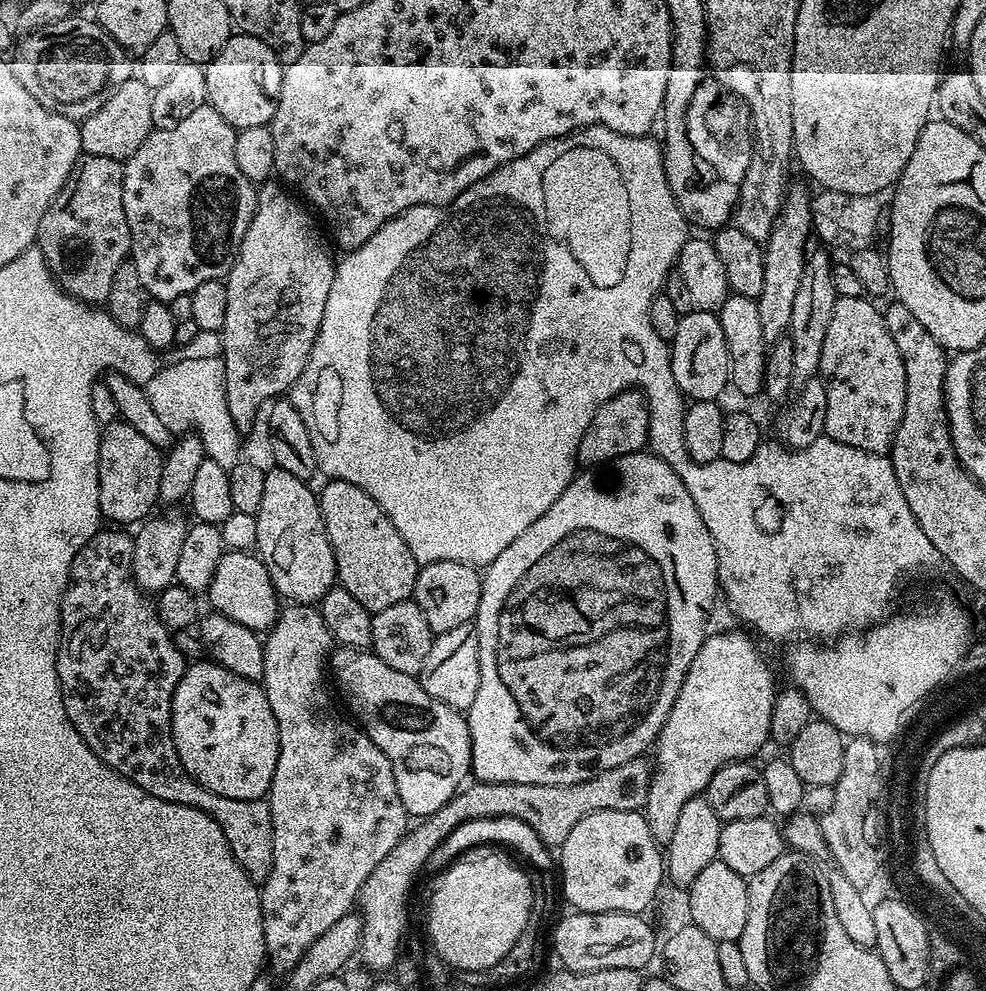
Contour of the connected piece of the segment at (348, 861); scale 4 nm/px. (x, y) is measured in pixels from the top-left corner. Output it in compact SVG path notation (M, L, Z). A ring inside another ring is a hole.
M293 603L284 607L279 609L276 623L268 629L263 637L264 678L262 687L270 702L270 710L274 710L274 722L278 722L280 753L278 754L278 766L274 770L274 778L271 786L268 787L266 797L270 806L270 818L274 830L274 866L270 866L270 878L266 878L264 883L259 885L260 909L264 919L262 930L264 931L266 960L270 968L272 964L273 970L271 969L271 971L273 973L281 972L281 974L292 972L294 966L298 966L298 962L306 954L309 946L318 942L318 938L322 938L322 934L326 934L326 930L330 930L330 926L334 926L334 922L338 922L338 918L347 916L353 911L360 894L360 887L366 882L366 878L370 878L374 866L378 866L378 862L382 862L382 858L386 858L386 854L390 854L390 850L394 850L394 846L404 837L405 832L410 827L408 811L402 806L402 798L398 798L398 786L390 758L386 758L386 754L382 754L382 750L378 750L378 746L374 746L374 742L365 734L363 728L353 723L343 711L340 713L336 709L336 704L332 701L331 694L328 693L328 684L324 681L324 672L326 676L326 665L329 663L334 641L330 630L326 630L326 622L322 622L319 607Z

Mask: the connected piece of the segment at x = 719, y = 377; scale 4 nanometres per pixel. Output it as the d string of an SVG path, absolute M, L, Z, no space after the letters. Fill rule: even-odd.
M685 312L678 322L678 334L670 342L674 382L689 401L716 400L730 384L728 351L720 317L714 312Z

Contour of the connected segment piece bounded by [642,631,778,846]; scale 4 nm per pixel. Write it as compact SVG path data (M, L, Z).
M713 631L704 639L698 654L694 654L694 662L690 662L682 690L678 690L678 698L674 698L674 706L656 736L656 760L654 759L650 790L642 811L656 843L661 846L667 846L670 838L674 838L674 826L682 806L686 806L686 802L707 789L710 778L714 778L719 768L736 760L748 760L764 743L769 743L768 731L778 683L772 677L771 666L764 661L763 654L751 640L753 637L747 631L744 632Z

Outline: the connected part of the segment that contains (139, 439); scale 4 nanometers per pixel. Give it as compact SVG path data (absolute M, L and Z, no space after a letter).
M117 418L112 424L106 424L100 430L98 446L98 502L100 515L105 521L113 520L113 525L139 525L153 515L160 498L162 466L164 456L161 449L149 442L134 426Z

